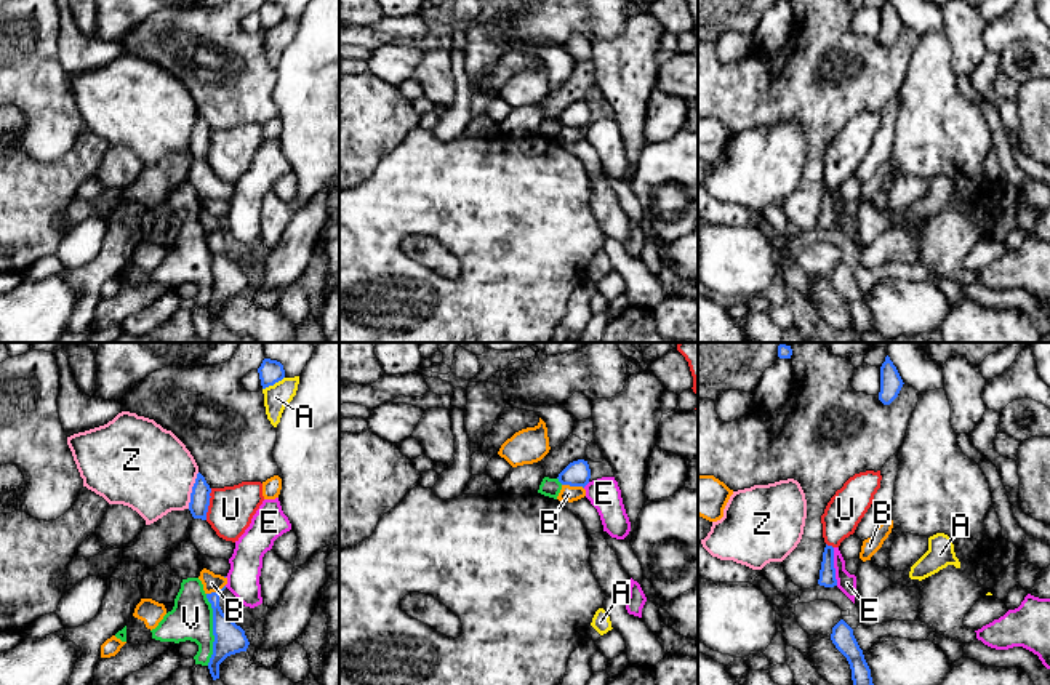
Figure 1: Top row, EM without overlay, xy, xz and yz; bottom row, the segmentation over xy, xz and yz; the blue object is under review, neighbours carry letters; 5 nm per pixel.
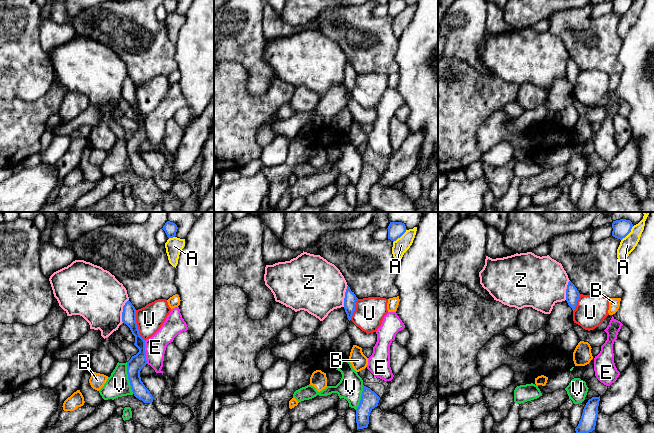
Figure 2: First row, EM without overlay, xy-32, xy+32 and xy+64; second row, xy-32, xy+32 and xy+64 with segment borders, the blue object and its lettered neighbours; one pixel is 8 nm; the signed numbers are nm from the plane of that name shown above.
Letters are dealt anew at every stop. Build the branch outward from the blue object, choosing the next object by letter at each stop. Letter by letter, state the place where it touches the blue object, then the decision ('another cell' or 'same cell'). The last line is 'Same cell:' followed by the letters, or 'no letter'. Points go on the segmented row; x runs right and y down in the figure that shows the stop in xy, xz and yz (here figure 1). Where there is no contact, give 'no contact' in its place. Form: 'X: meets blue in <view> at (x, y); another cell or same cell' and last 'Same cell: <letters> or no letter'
A: meets blue in xy at (272, 384); another cell
B: meets blue in xz at (573, 485); another cell
E: meets blue in yz at (833, 567); another cell
U: meets blue in xy at (208, 504); another cell
V: meets blue in xy at (213, 629); another cell
Z: meets blue in xy at (192, 490); another cell
Same cell: no letter

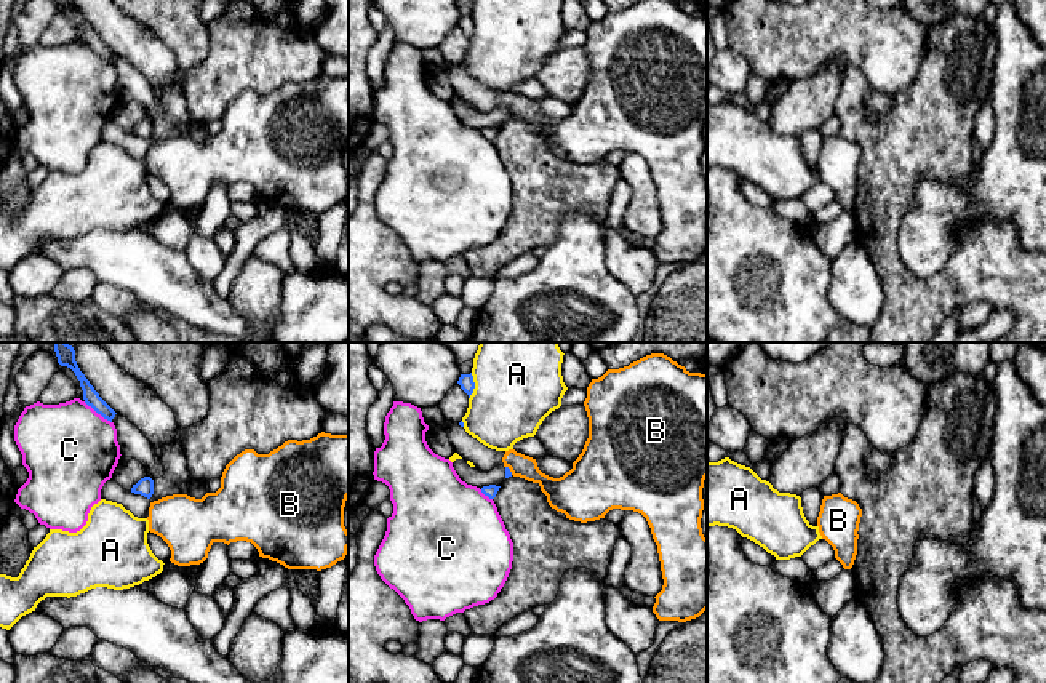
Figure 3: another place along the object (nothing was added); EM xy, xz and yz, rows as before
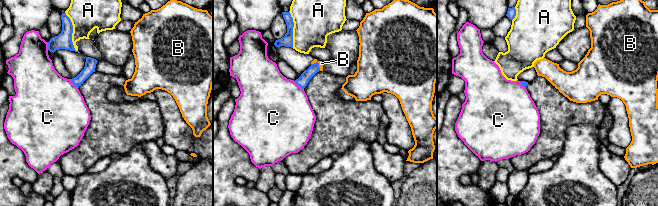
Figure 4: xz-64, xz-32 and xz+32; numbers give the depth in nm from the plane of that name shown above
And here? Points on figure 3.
A: meets blue in xz at (474, 386); another cell
B: meets blue in xz at (509, 471); another cell
C: meets blue in xy at (98, 413); another cell
Same cell: no letter

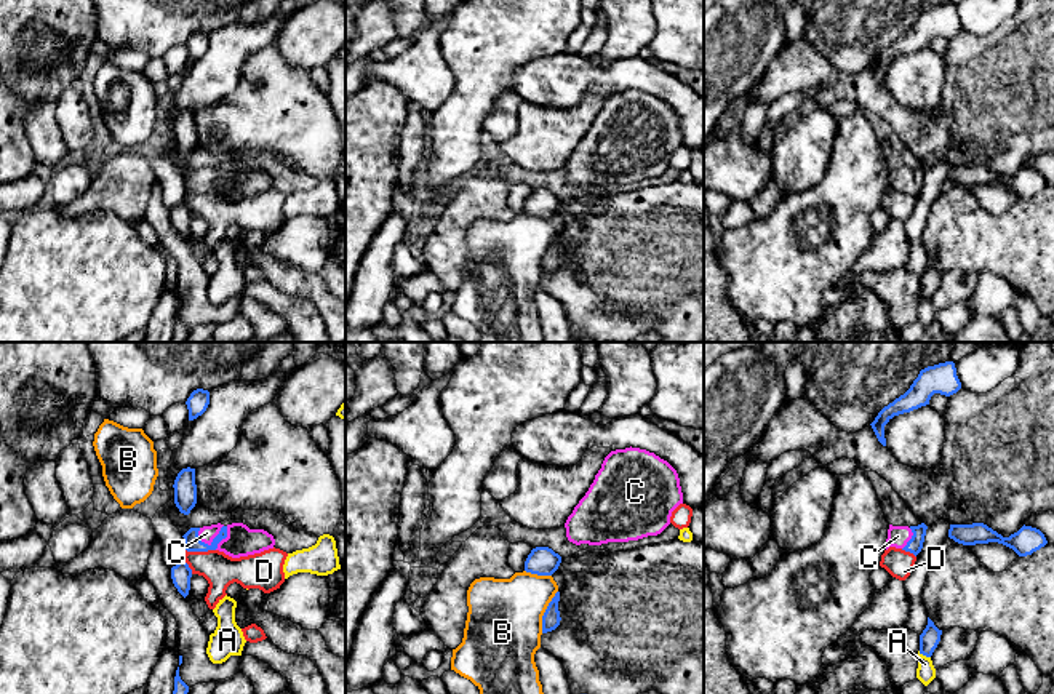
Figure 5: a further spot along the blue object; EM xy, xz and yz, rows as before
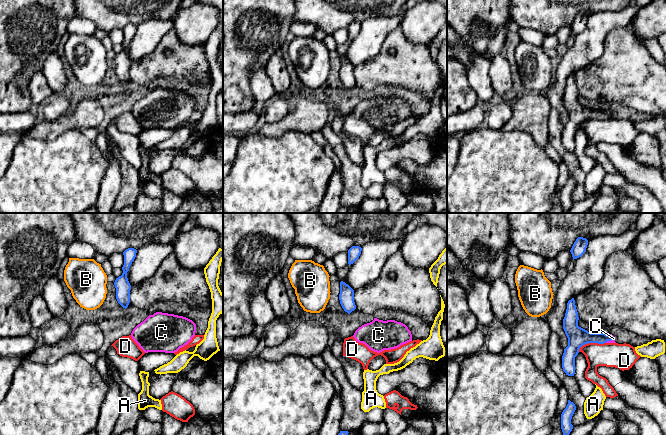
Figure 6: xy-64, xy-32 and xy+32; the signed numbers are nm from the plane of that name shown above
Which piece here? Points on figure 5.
A: meets blue in yz at (925, 654); another cell
B: meets blue in xz at (546, 611); another cell
C: meets blue in xy at (213, 541); same cell
D: meets blue in xy at (200, 550); another cell
Same cell: C

